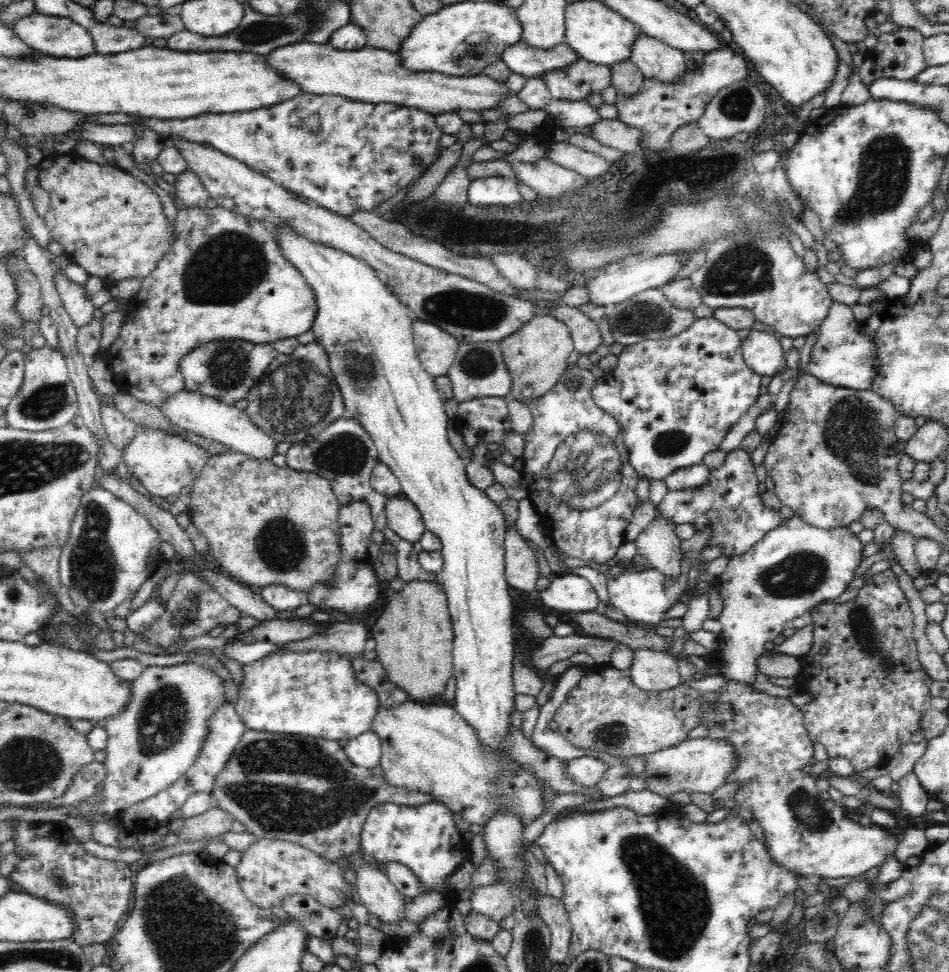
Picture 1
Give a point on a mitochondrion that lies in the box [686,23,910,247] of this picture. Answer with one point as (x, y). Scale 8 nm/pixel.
(734, 105)

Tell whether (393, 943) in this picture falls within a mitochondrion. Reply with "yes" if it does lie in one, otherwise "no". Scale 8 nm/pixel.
no

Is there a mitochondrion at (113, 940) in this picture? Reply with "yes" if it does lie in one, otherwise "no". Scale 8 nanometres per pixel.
no

